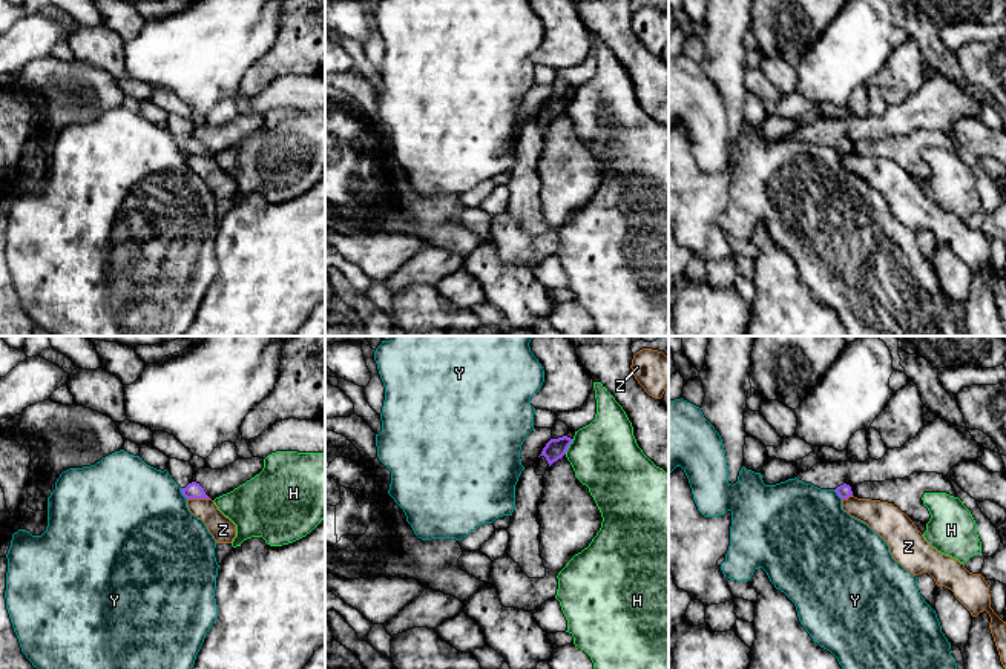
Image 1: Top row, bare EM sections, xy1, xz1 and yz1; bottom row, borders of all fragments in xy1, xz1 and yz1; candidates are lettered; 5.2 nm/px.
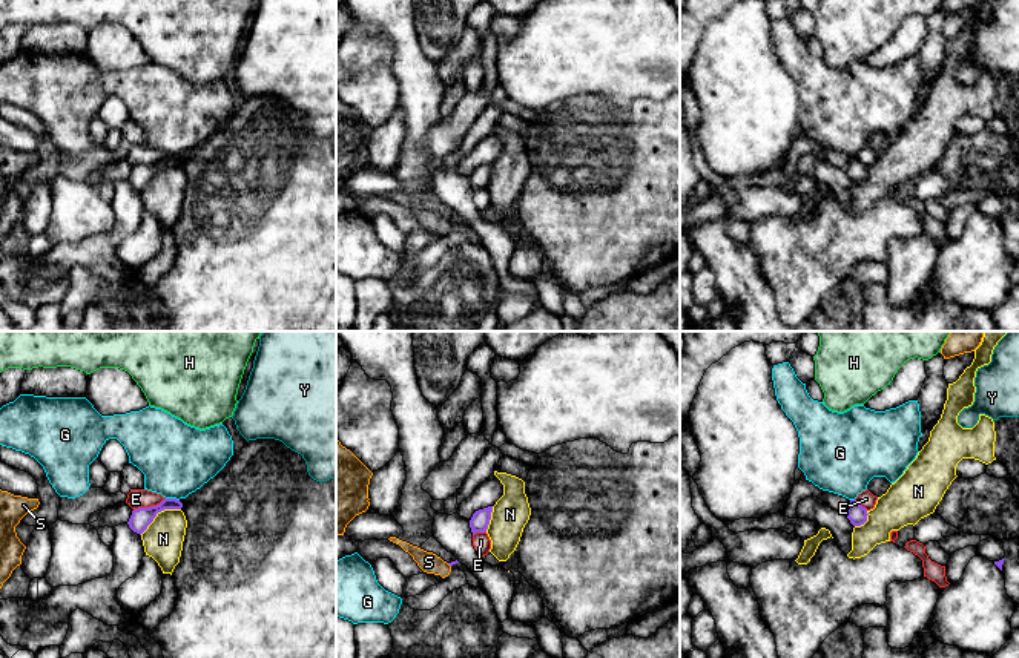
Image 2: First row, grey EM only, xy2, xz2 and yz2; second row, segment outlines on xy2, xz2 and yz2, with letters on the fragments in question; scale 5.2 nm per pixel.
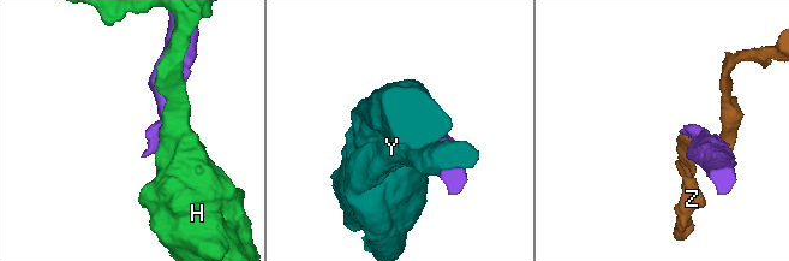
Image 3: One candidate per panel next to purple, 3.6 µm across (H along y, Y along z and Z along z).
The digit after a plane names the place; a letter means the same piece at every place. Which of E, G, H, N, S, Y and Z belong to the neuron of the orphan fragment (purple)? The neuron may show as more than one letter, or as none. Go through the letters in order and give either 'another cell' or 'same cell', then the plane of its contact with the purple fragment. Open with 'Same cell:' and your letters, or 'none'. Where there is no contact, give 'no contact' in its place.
Same cell: none
E: another cell; meets purple in xy2
G: another cell; meets purple in xy2
H: another cell; meets purple in xz1
N: another cell; meets purple in xy2
S: another cell; no contact
Y: another cell; meets purple in xy1
Z: another cell; meets purple in xy1

